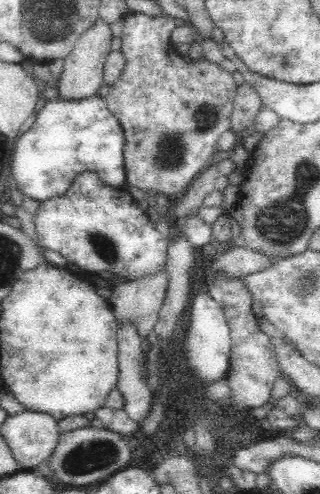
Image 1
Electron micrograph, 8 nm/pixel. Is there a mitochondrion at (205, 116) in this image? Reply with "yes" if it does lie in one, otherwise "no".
yes

